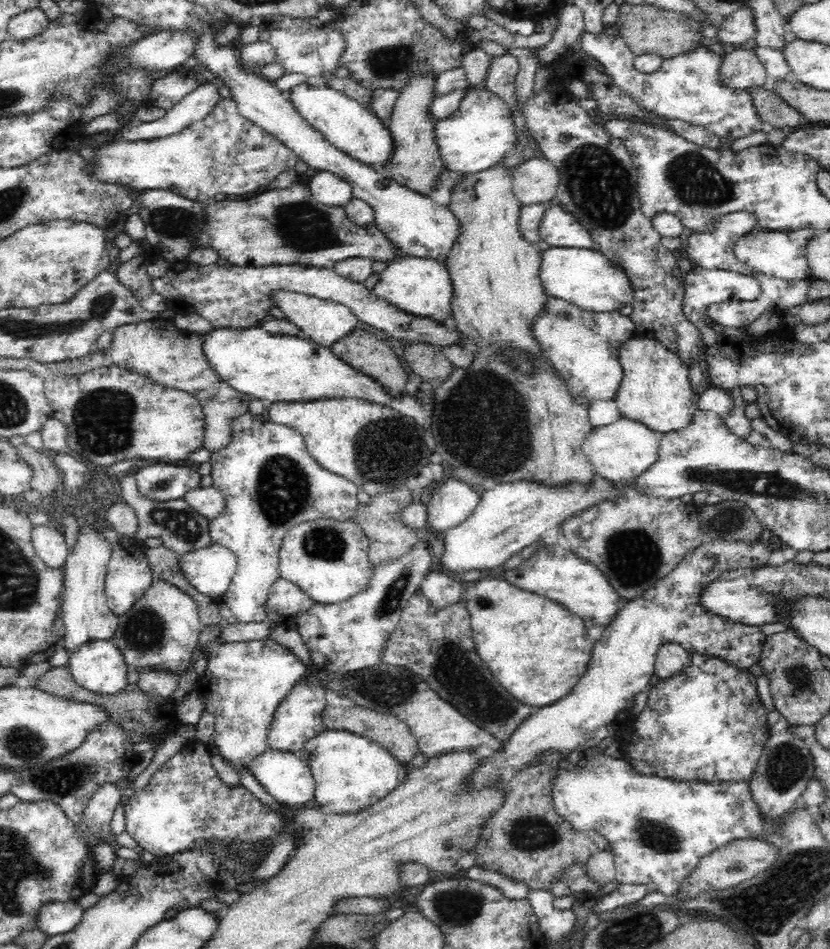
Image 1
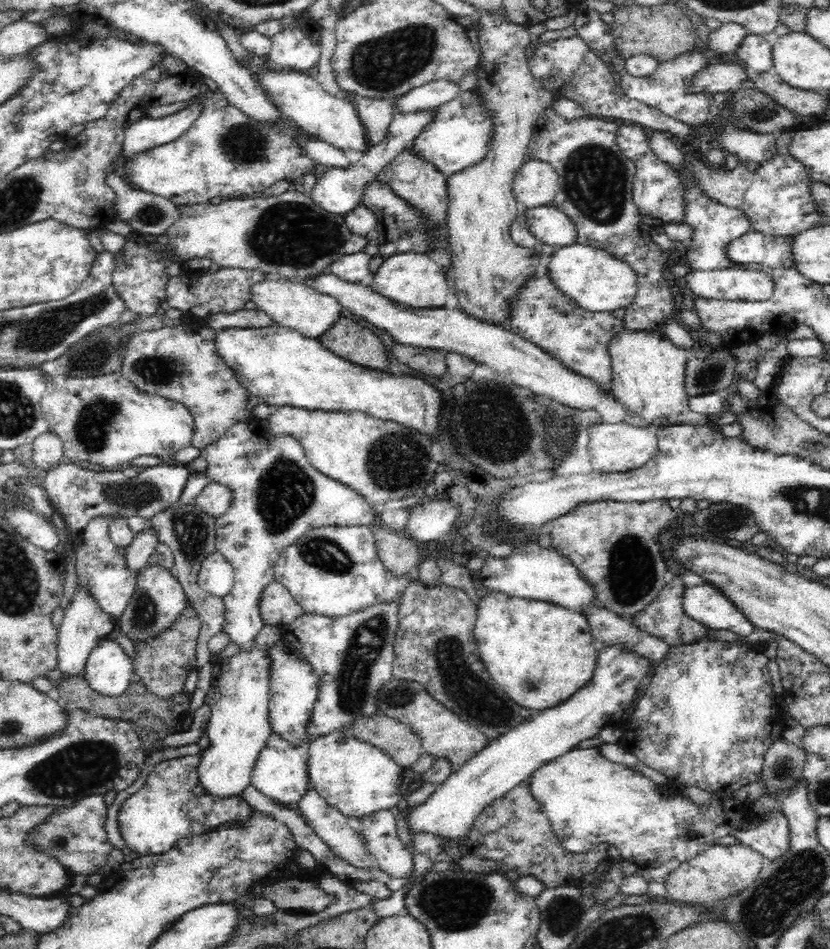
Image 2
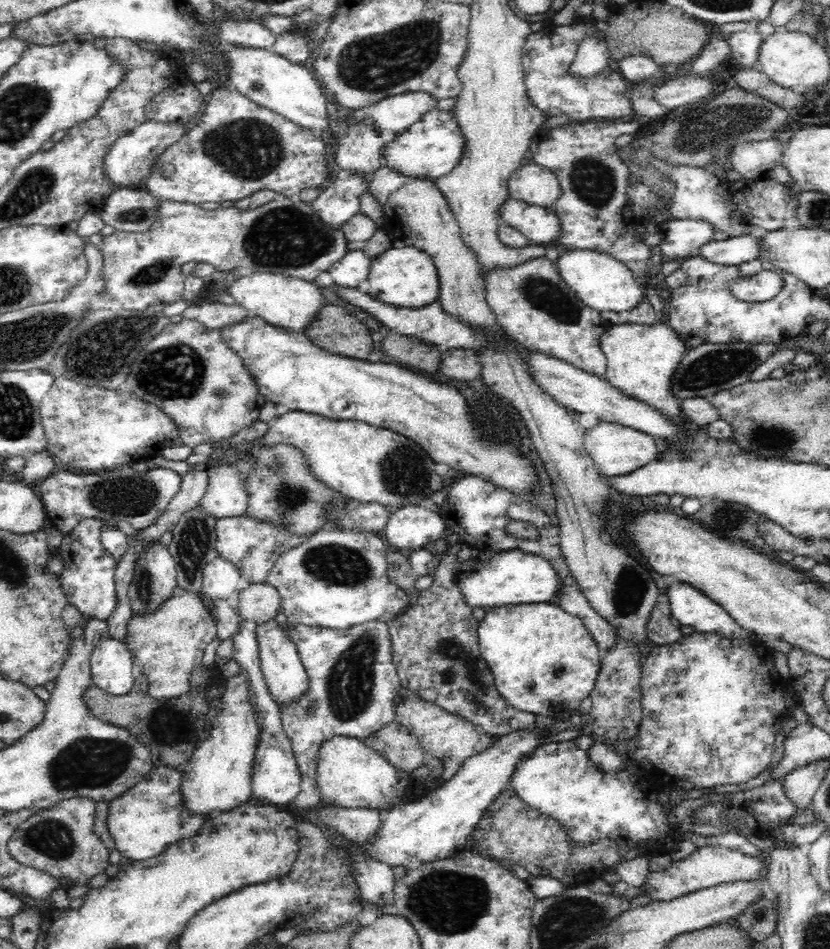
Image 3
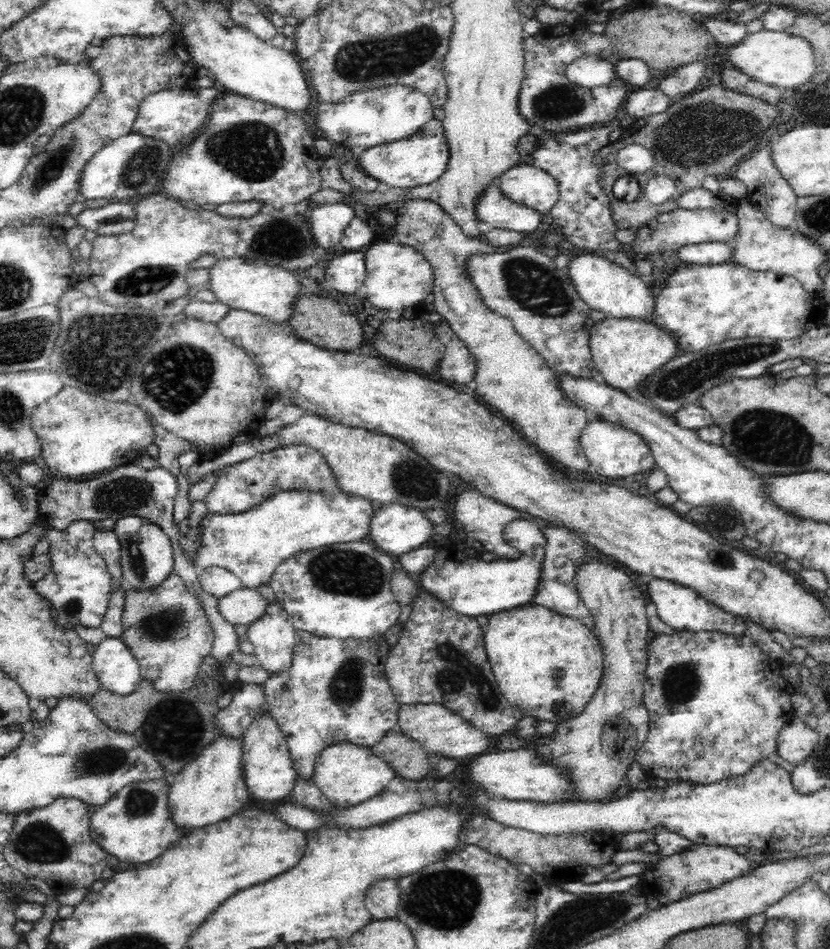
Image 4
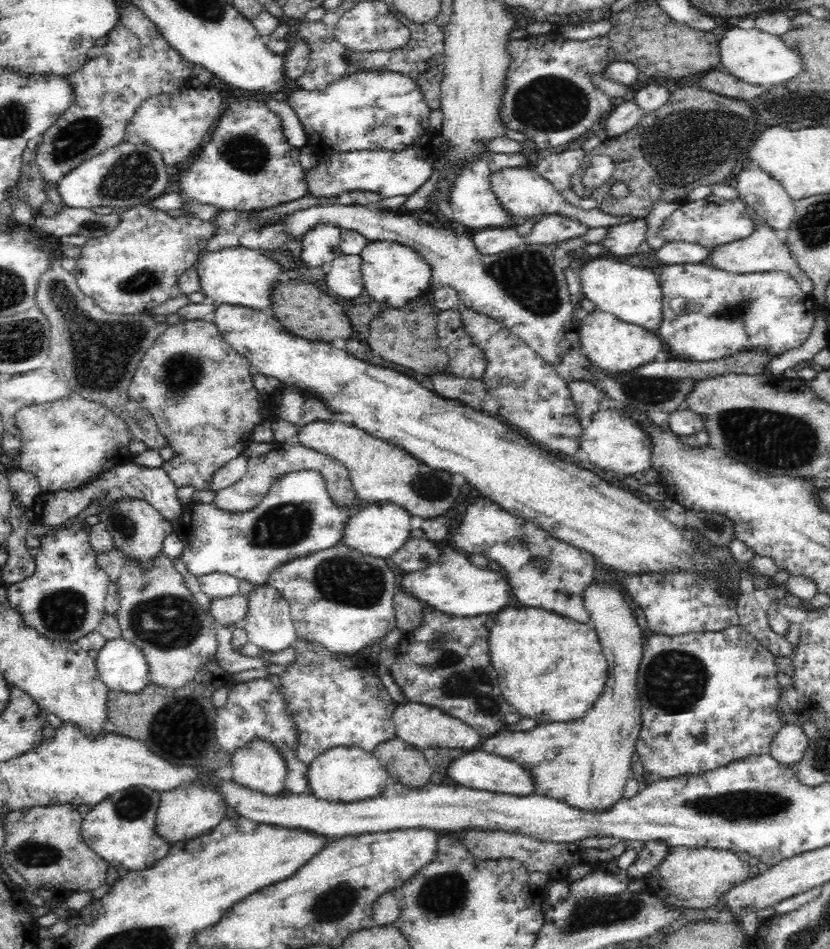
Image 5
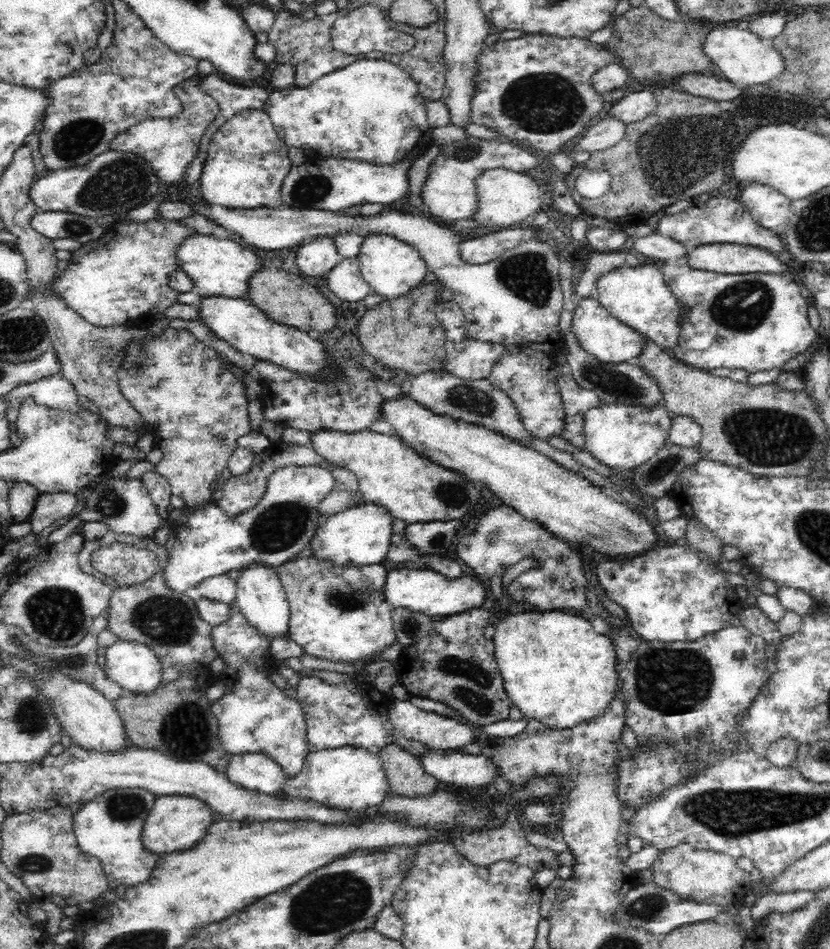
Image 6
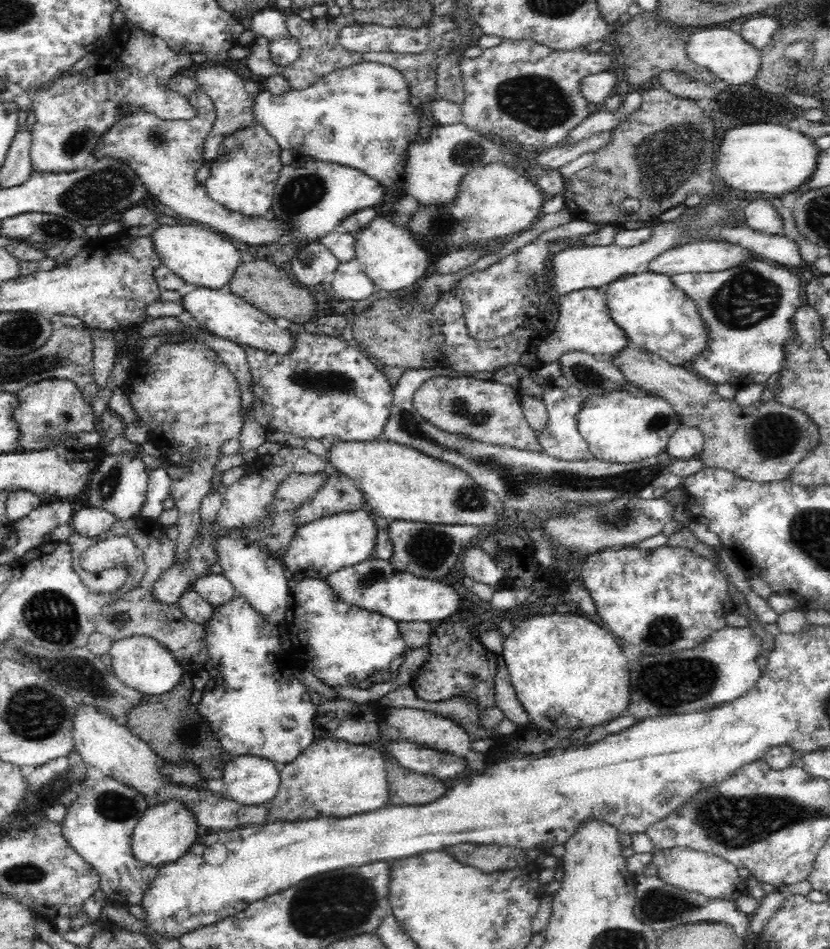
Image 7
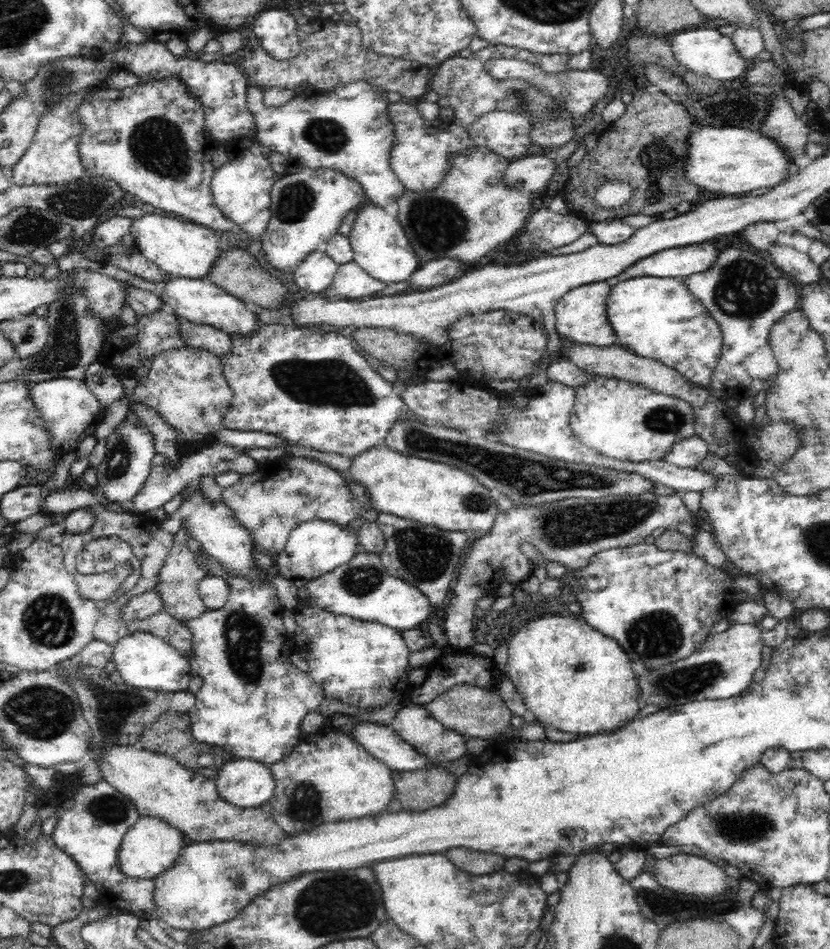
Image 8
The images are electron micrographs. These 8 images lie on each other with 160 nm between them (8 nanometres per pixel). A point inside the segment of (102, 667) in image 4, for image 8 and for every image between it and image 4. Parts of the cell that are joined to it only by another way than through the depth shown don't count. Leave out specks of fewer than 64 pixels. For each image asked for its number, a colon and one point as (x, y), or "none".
5: (121, 665)
6: (134, 667)
7: (140, 662)
8: (144, 660)

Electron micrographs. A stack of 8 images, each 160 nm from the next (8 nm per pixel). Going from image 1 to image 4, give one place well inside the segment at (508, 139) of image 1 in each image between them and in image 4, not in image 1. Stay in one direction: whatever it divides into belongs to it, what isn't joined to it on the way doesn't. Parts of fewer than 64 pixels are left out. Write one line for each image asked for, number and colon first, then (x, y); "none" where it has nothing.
2: (460, 137)
3: (433, 147)
4: (421, 158)

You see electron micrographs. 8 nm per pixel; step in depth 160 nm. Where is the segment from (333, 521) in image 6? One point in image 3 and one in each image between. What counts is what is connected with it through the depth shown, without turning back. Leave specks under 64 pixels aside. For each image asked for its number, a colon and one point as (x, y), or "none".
3: (411, 527)
4: (396, 529)
5: (380, 529)

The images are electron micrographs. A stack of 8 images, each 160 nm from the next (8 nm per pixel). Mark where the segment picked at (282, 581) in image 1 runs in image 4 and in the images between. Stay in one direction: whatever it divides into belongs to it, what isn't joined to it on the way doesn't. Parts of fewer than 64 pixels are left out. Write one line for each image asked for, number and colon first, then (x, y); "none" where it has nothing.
2: (277, 607)
3: (258, 602)
4: (246, 605)

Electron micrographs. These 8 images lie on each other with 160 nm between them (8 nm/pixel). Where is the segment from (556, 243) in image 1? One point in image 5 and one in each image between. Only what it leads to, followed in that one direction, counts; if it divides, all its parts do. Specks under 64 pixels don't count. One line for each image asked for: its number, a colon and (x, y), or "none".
2: (550, 225)
3: (541, 225)
4: (494, 208)
5: (473, 203)

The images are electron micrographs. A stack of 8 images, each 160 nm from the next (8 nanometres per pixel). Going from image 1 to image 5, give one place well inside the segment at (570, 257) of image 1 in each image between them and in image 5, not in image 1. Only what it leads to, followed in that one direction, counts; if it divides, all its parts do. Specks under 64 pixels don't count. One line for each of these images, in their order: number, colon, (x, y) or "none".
2: (596, 280)
3: (602, 282)
4: (604, 285)
5: (633, 294)

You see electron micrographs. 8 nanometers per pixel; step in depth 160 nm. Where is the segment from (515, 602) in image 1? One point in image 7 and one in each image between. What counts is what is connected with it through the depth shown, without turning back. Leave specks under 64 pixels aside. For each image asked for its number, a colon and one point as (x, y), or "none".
2: (540, 653)
3: (544, 660)
4: (548, 665)
5: (550, 667)
6: (557, 670)
7: (568, 672)

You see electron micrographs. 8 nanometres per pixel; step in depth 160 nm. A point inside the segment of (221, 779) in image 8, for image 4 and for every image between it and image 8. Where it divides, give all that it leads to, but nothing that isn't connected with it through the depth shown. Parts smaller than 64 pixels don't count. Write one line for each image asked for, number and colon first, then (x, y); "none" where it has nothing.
4: (270, 773)
5: (259, 765)
6: (256, 771)
7: (250, 780)

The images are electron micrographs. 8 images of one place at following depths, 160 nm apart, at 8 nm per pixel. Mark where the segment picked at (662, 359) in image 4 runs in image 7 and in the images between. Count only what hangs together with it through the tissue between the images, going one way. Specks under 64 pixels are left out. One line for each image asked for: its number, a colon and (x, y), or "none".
5: (613, 346)
6: (603, 336)
7: (584, 323)

